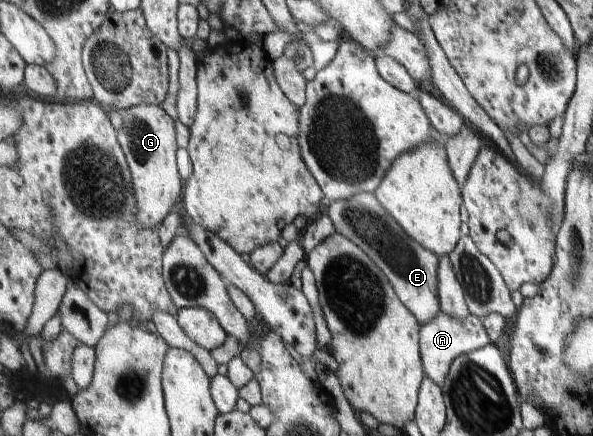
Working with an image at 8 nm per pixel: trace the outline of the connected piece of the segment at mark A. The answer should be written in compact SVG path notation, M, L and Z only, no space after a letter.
M442 309L433 320L422 324L421 332L420 350L426 375L431 377L432 380L435 380L441 387L456 357L467 352L472 352L479 347L485 347L491 343L484 320L475 314L469 314L464 318L456 318L451 317Z

